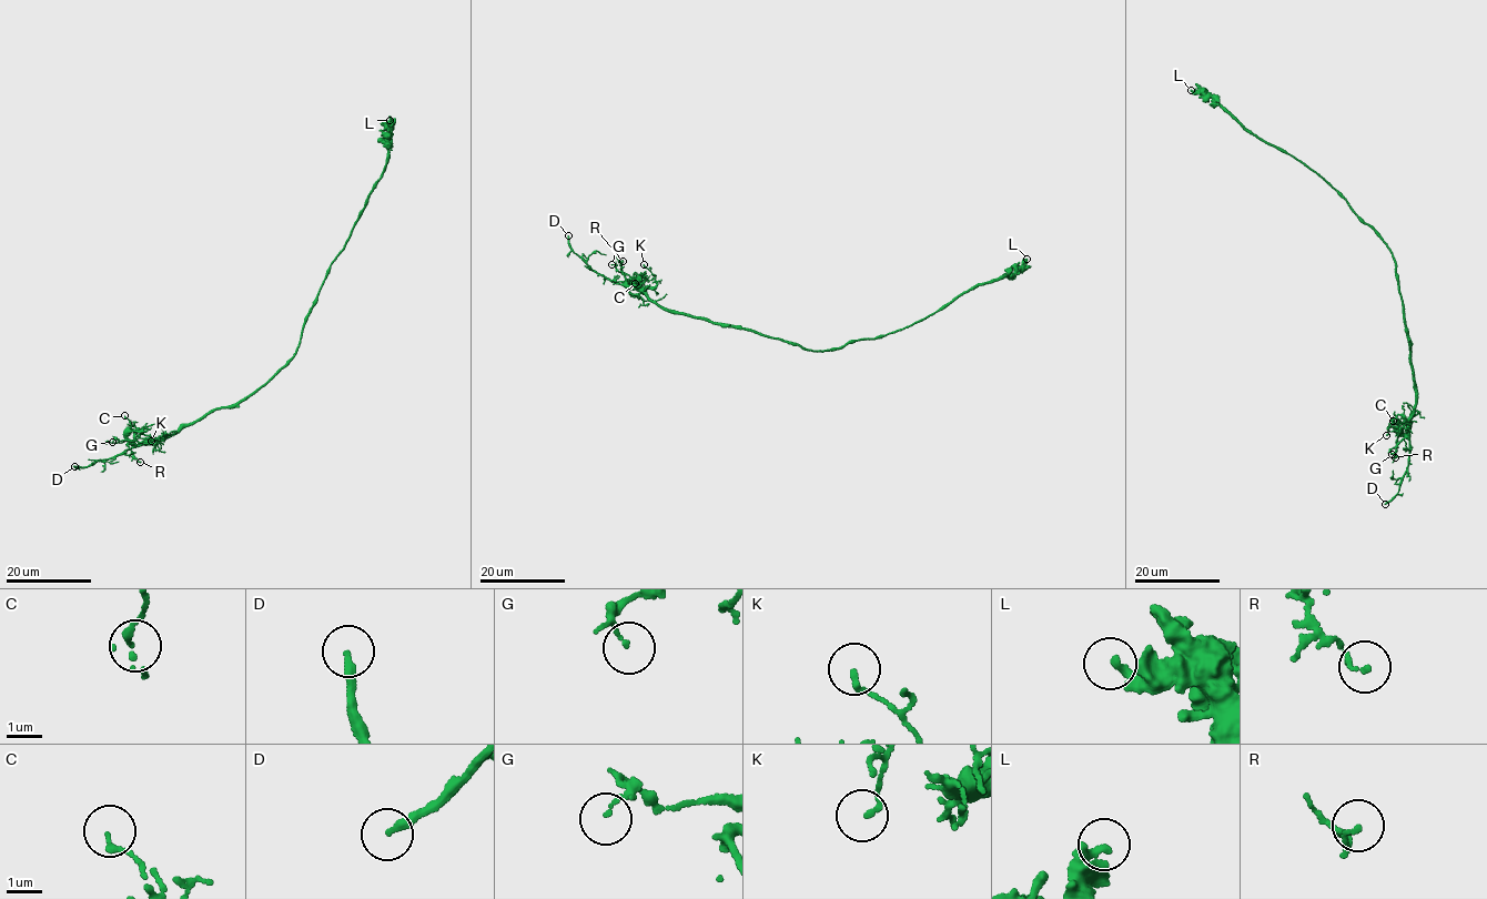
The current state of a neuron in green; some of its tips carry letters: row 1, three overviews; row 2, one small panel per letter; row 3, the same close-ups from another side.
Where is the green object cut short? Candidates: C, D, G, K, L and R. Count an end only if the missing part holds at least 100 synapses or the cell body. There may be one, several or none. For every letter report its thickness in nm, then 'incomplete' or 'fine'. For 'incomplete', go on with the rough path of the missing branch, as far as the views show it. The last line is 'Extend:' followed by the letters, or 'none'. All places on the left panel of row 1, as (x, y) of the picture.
C: calibre 140 nm; fine
D: calibre 240 nm; incomplete; course (74, 466), (58, 477), (0, 486)
G: calibre 70 nm; fine
K: calibre 130 nm; fine
L: calibre 320 nm; fine
R: calibre 110 nm; fine
Extend: D

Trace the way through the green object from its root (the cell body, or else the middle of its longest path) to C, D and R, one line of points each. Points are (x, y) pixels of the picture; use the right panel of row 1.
C: (1395, 264), (1417, 396), (1405, 435), (1387, 430), (1393, 421)
D: (1395, 264), (1417, 396), (1408, 423), (1412, 447), (1407, 467), (1397, 493), (1385, 504)
R: (1395, 264), (1417, 389), (1407, 435), (1398, 442), (1395, 457)

